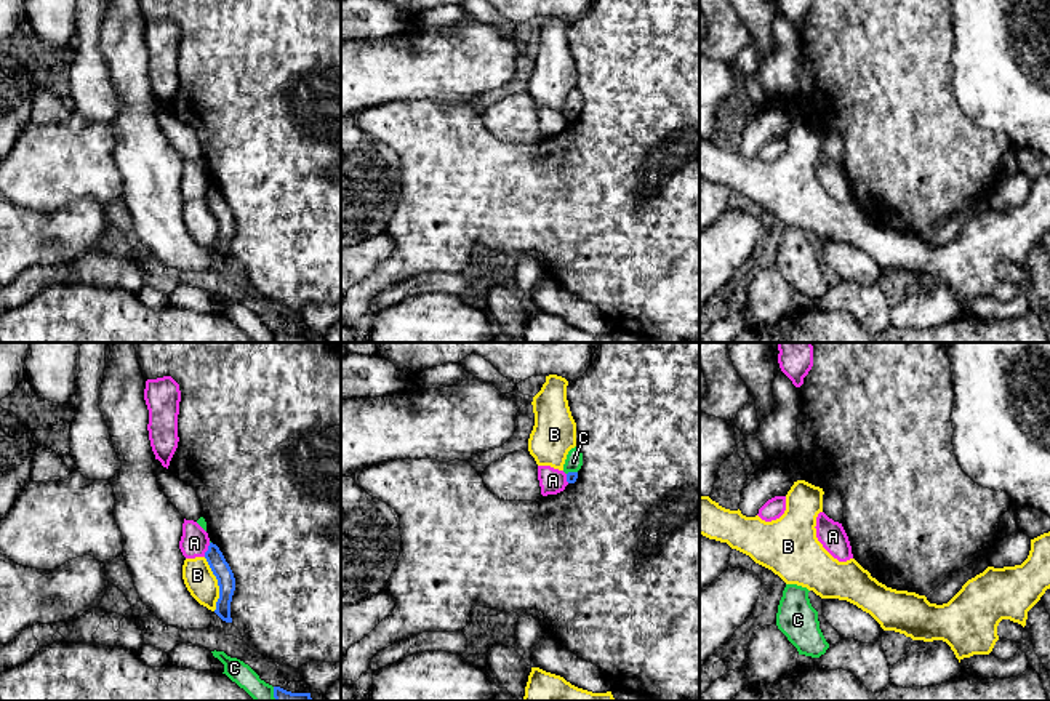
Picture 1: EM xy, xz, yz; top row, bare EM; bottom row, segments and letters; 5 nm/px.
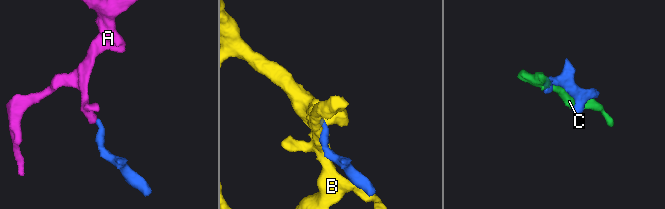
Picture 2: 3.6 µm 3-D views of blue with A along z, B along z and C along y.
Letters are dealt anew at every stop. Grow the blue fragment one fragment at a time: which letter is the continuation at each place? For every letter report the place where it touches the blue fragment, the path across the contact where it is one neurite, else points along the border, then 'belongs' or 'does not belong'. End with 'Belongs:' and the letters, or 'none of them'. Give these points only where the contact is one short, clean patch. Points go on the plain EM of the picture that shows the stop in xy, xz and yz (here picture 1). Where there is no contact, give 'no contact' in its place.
A: xy (208, 191) | along xy (210, 184), (204, 197) | does not belong
B: xy (218, 226) | along xy (204, 199), (218, 228), (215, 252) | does not belong
C: xy (274, 335) | does not belong
Belongs: none of them

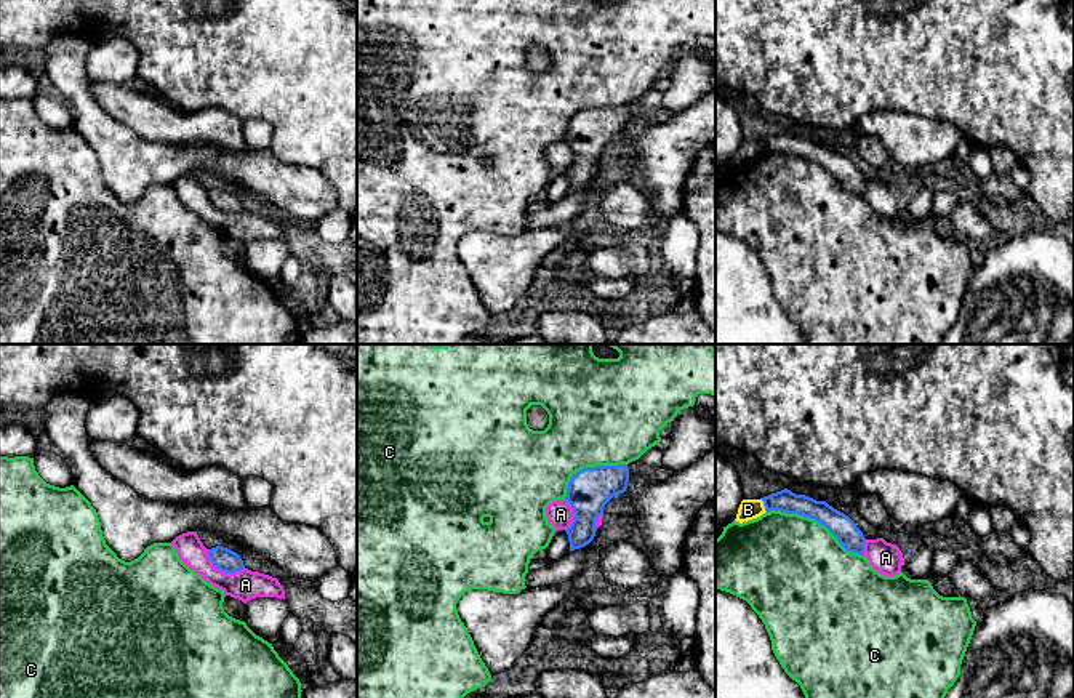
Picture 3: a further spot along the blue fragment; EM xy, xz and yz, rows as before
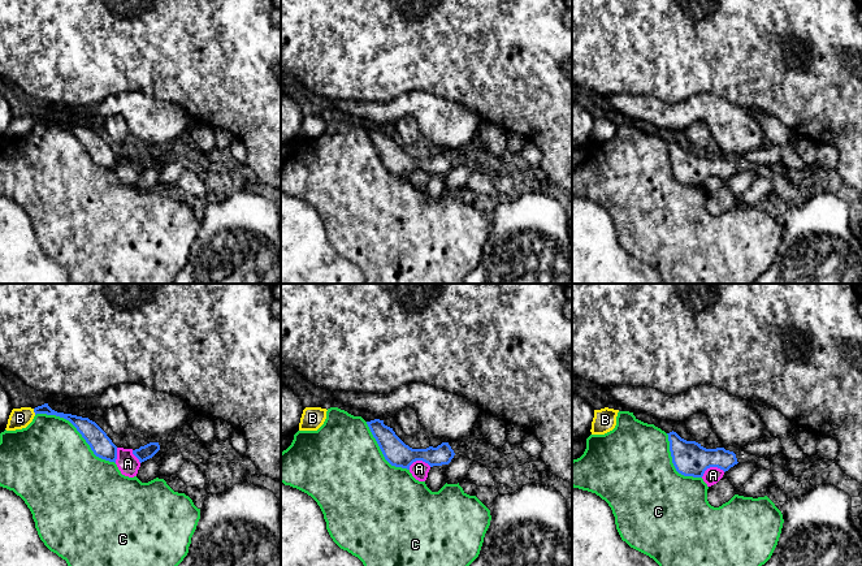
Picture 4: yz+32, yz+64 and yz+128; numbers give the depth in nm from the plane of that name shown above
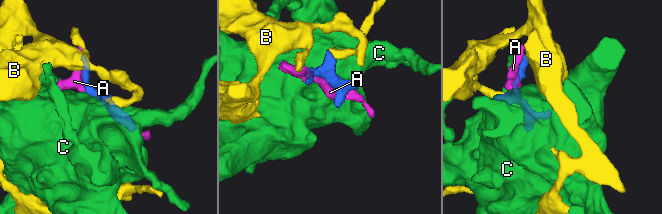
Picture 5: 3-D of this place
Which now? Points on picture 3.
A: xy (223, 212) | does not belong
B: yz (764, 146) | along yz (761, 140), (767, 152) | does not belong
C: yz (815, 160) | does not belong
Belongs: none of them

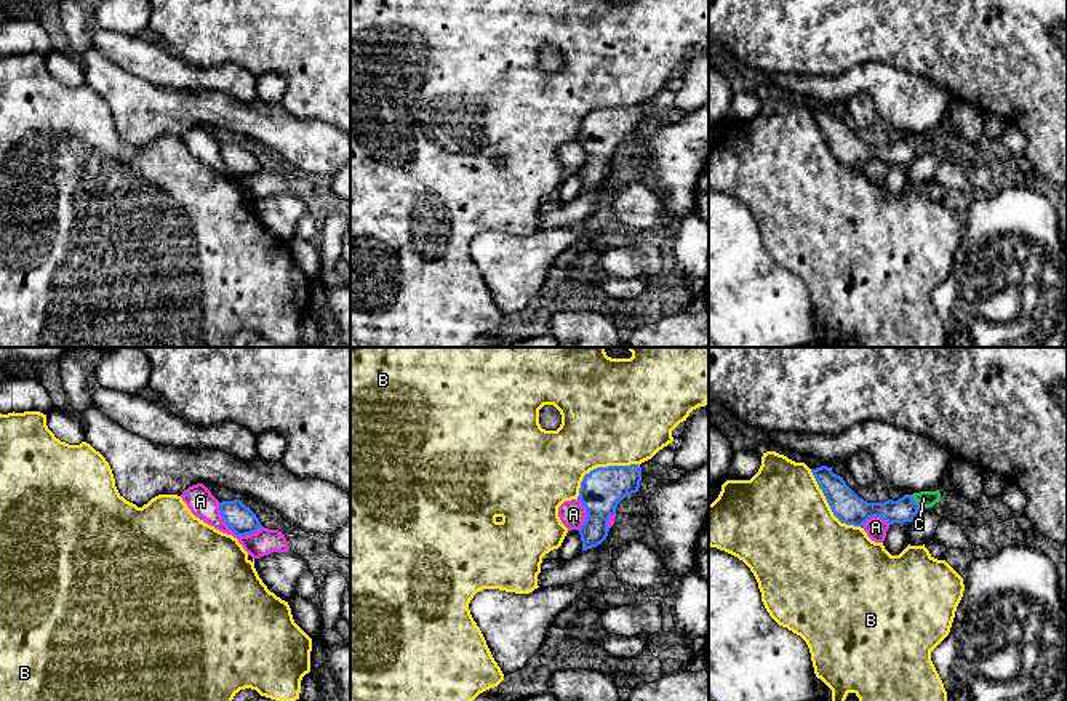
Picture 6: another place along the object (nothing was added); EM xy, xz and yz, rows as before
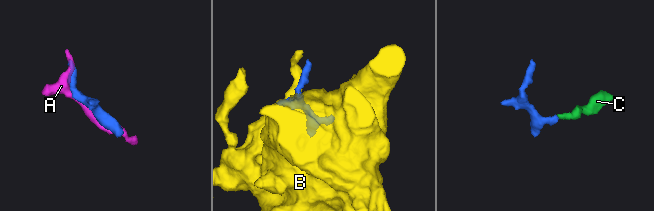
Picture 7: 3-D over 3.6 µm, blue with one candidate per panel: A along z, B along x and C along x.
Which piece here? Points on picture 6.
A: xy (234, 173) | does not belong
B: xz (600, 109) | does not belong
C: yz (914, 143) | across yz (904, 151), (914, 143), (923, 140) | belongs
Belongs: C

